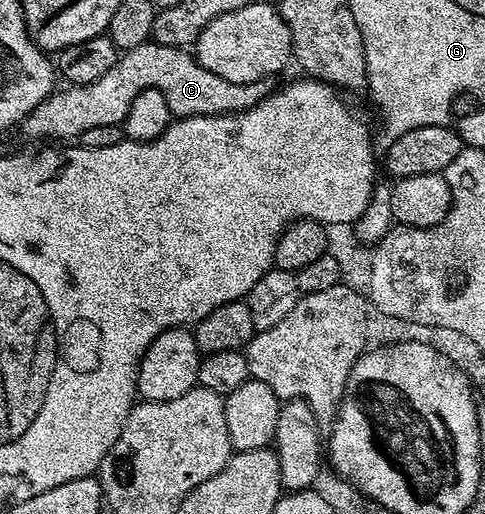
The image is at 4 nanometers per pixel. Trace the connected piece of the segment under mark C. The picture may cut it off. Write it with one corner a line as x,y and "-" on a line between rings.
148,41
137,45
137,49
122,52
119,60
113,65
113,69
97,77
97,81
86,85
67,85
64,86
64,91
62,89
52,91
48,99
41,101
41,105
33,109
33,113
23,118
21,131
24,131
31,139
78,140
79,135
85,133
85,129
122,124
124,117
129,113
133,97
137,97
139,93
150,87
162,93
172,116
182,117
184,115
233,115
236,111
244,111
267,98
273,90
273,83
271,79
258,79
252,83
225,81
225,77
217,77
217,73
209,73
209,69
205,69
205,65
201,65
190,50

